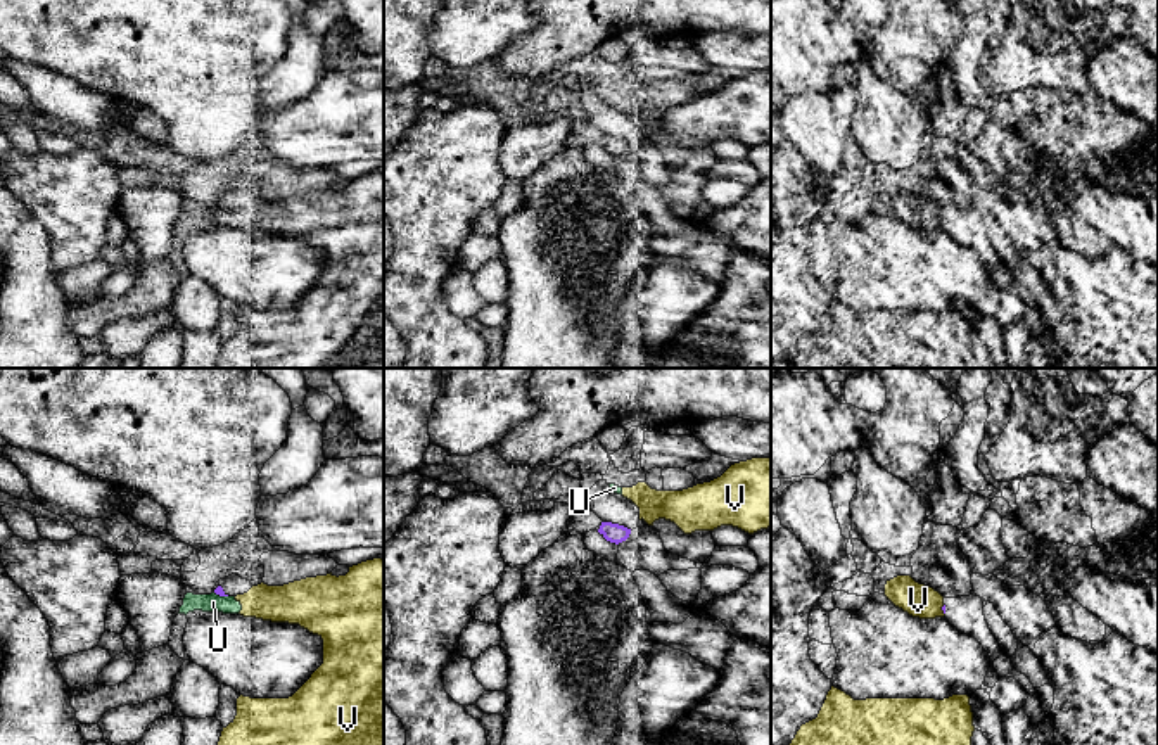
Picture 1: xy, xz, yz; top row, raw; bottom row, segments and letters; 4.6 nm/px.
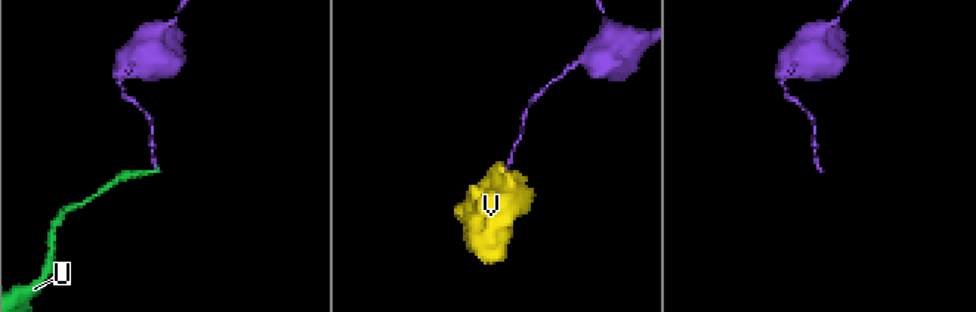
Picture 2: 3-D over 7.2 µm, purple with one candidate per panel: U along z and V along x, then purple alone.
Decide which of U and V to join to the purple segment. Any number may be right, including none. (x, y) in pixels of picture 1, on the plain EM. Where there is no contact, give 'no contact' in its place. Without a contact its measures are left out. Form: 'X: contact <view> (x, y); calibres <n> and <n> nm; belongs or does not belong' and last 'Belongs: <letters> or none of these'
U: contact xy (222, 208); calibres 40 and 90 nm; does not belong
V: contact yz (942, 222); calibres 20 and 160 nm; does not belong
Belongs: none of these

